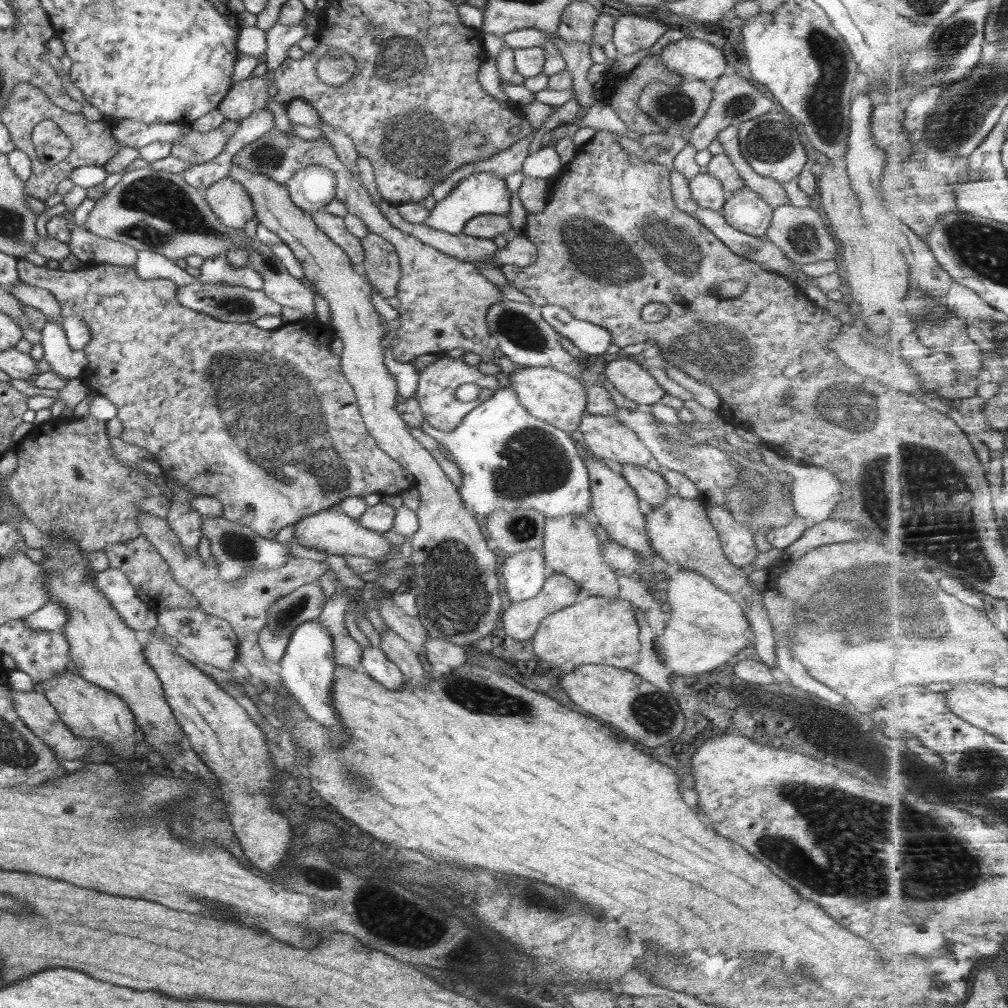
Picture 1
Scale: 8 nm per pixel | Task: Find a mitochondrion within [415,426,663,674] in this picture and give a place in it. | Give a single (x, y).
(456, 594)

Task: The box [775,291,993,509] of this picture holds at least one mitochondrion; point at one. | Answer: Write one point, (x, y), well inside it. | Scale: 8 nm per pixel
(870, 407)

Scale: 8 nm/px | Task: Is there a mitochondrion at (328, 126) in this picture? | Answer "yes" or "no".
no

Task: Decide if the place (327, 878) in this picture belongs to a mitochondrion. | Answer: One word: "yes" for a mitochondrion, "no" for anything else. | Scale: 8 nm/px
yes

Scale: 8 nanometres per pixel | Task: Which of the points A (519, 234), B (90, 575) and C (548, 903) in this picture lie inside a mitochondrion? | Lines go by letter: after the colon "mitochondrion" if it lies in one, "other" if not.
A: other
B: other
C: mitochondrion

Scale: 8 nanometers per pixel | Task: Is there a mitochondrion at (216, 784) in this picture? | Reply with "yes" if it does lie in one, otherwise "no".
no

